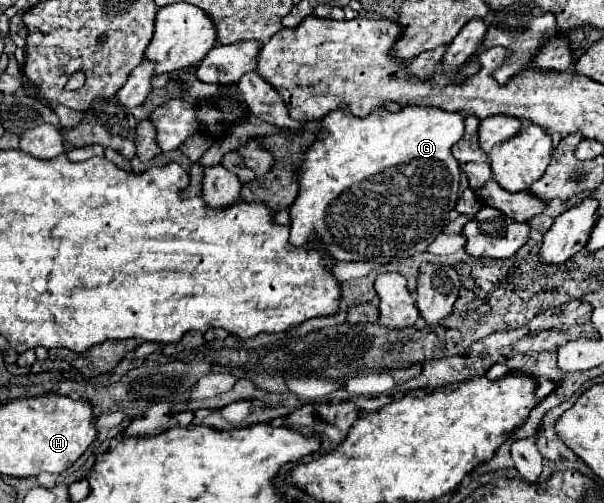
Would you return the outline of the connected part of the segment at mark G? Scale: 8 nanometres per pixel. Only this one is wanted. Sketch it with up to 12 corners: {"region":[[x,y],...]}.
{"region":[[458,112],[322,120],[290,244],[424,252],[458,202]]}

